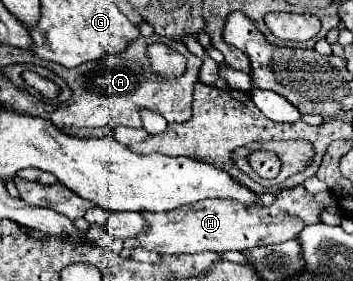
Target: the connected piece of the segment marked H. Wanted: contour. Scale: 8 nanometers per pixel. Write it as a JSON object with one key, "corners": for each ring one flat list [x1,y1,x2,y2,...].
{"corners":[[304,185,282,189,276,203,264,205,242,205,230,199,204,199,192,205,182,205,168,213,142,213,148,227,136,235,140,247,156,251,160,255,182,255,182,253,202,253,202,251,246,251,256,245,274,245,298,237,298,233,312,223,320,221,320,209,312,199,312,193]]}

